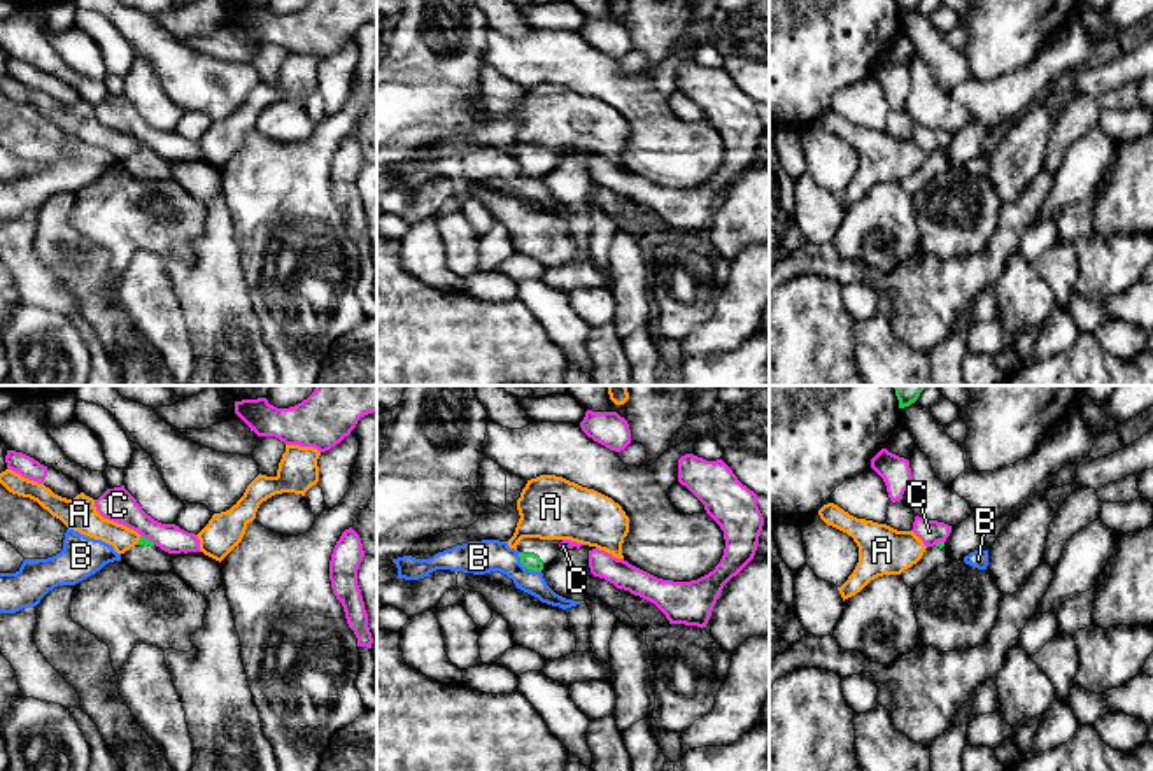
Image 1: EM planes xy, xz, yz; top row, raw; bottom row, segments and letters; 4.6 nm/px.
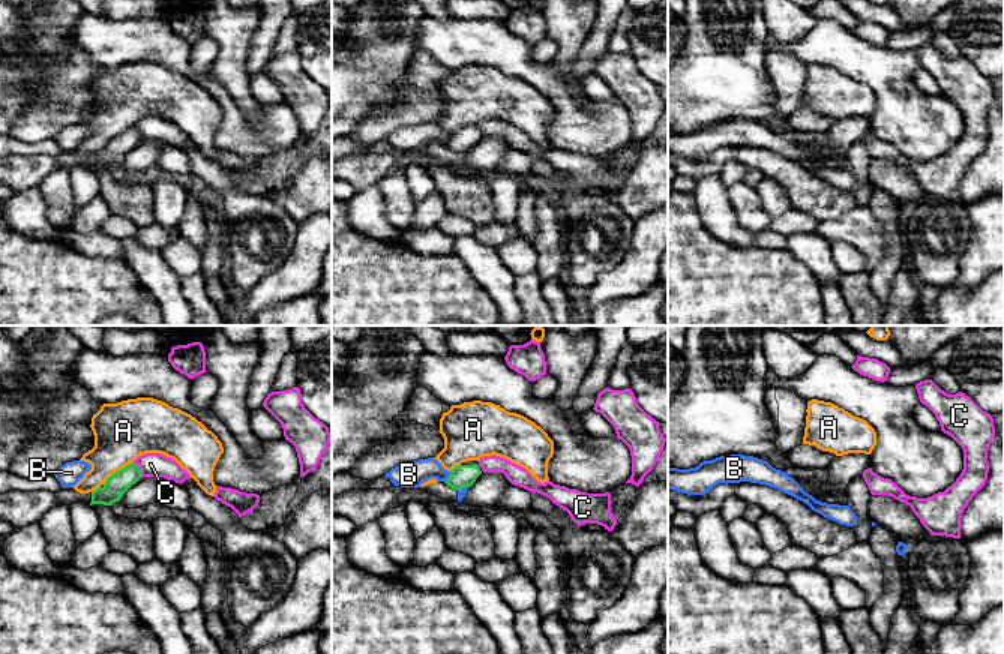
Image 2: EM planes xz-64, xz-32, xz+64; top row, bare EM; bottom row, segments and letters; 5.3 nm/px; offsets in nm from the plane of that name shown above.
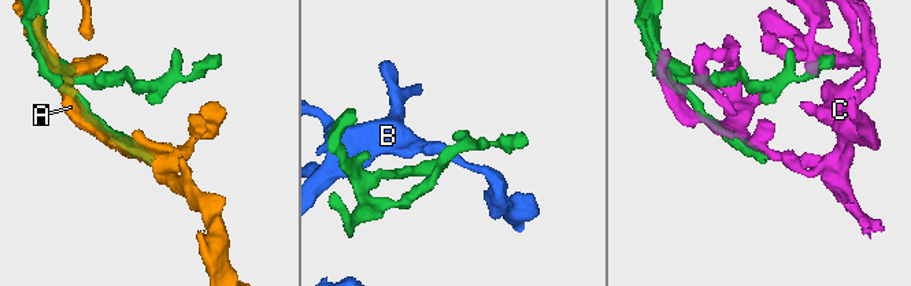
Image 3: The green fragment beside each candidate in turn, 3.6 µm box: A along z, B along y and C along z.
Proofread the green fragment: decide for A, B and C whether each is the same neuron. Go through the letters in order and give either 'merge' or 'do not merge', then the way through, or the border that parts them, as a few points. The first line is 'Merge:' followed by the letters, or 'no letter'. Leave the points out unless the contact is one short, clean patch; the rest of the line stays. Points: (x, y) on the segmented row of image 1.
Merge: no letter
A: do not merge
B: do not merge; border along xz (517, 552), (524, 566), (540, 572)
C: do not merge

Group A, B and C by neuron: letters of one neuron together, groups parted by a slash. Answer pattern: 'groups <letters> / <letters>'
groups A / B / C

